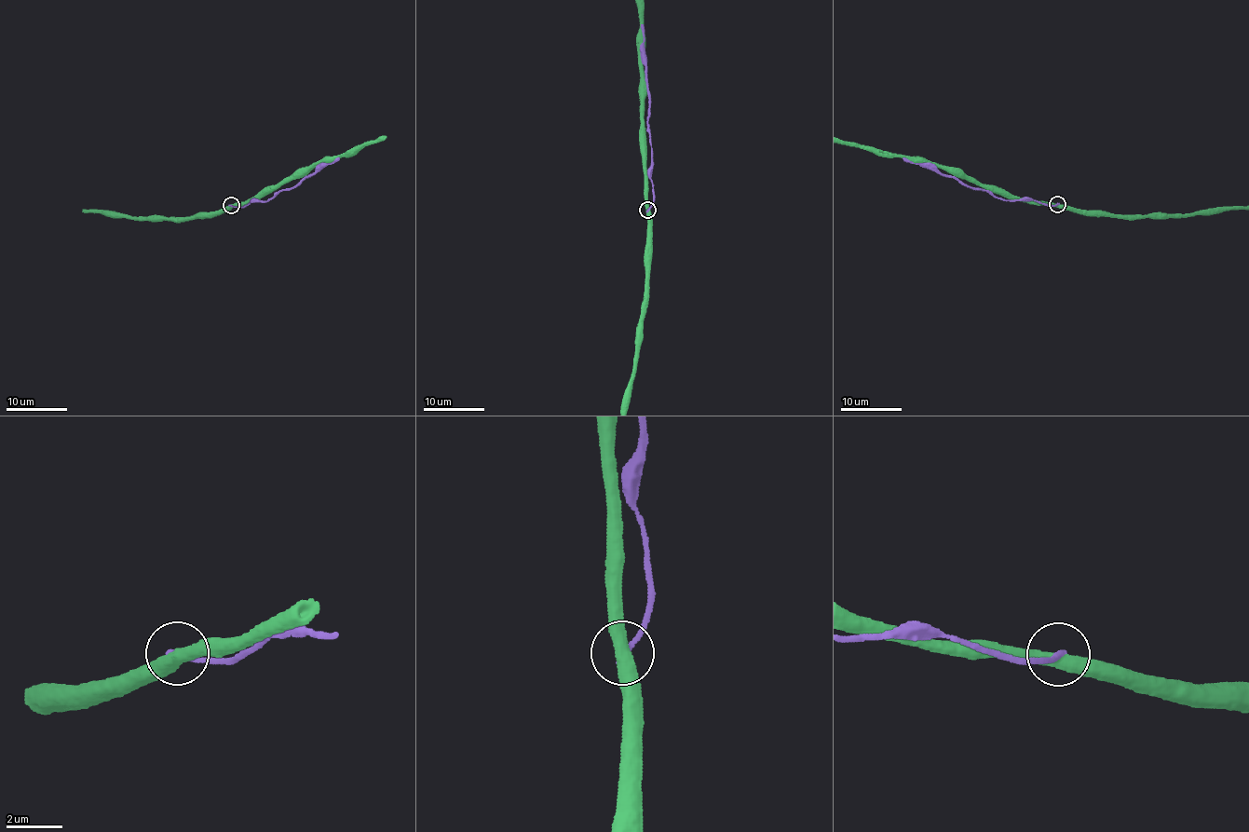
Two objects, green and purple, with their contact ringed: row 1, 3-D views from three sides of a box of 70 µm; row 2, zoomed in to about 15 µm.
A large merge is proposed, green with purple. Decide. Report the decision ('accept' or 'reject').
reject

